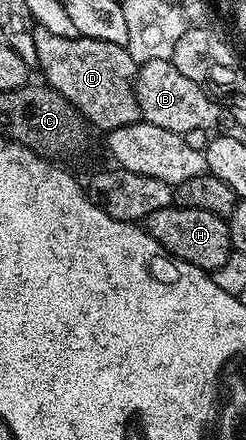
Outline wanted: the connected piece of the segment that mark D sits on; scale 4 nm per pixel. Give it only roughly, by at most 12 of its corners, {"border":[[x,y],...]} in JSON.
{"border":[[36,26],[46,86],[106,133],[140,122],[124,44]]}

